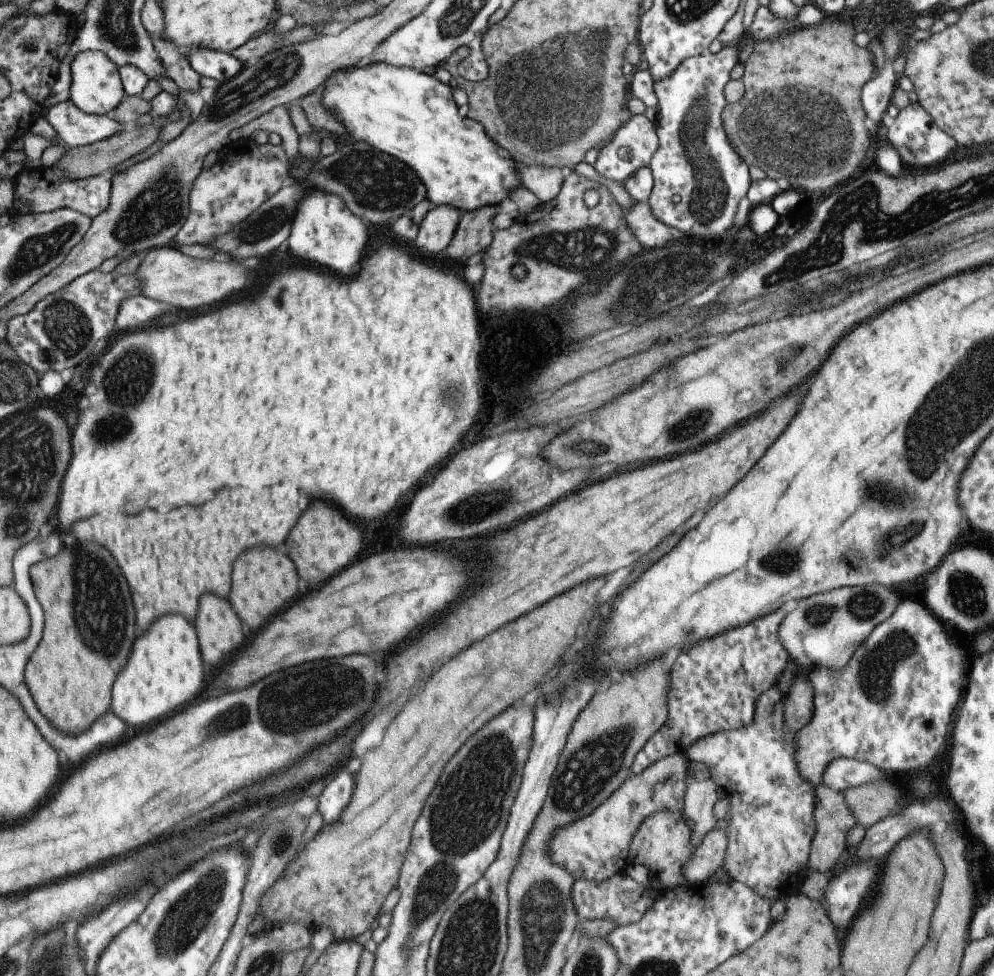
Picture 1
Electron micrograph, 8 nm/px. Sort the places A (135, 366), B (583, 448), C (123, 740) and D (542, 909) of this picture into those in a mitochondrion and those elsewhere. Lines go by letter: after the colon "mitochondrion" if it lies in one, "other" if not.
A: mitochondrion
B: mitochondrion
C: other
D: mitochondrion

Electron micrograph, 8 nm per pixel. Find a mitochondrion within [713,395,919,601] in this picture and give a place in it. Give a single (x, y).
(784, 559)

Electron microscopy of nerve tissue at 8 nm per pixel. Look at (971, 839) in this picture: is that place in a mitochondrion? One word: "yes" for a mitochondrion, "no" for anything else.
no

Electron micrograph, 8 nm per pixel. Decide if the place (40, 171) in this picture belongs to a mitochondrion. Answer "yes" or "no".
no

